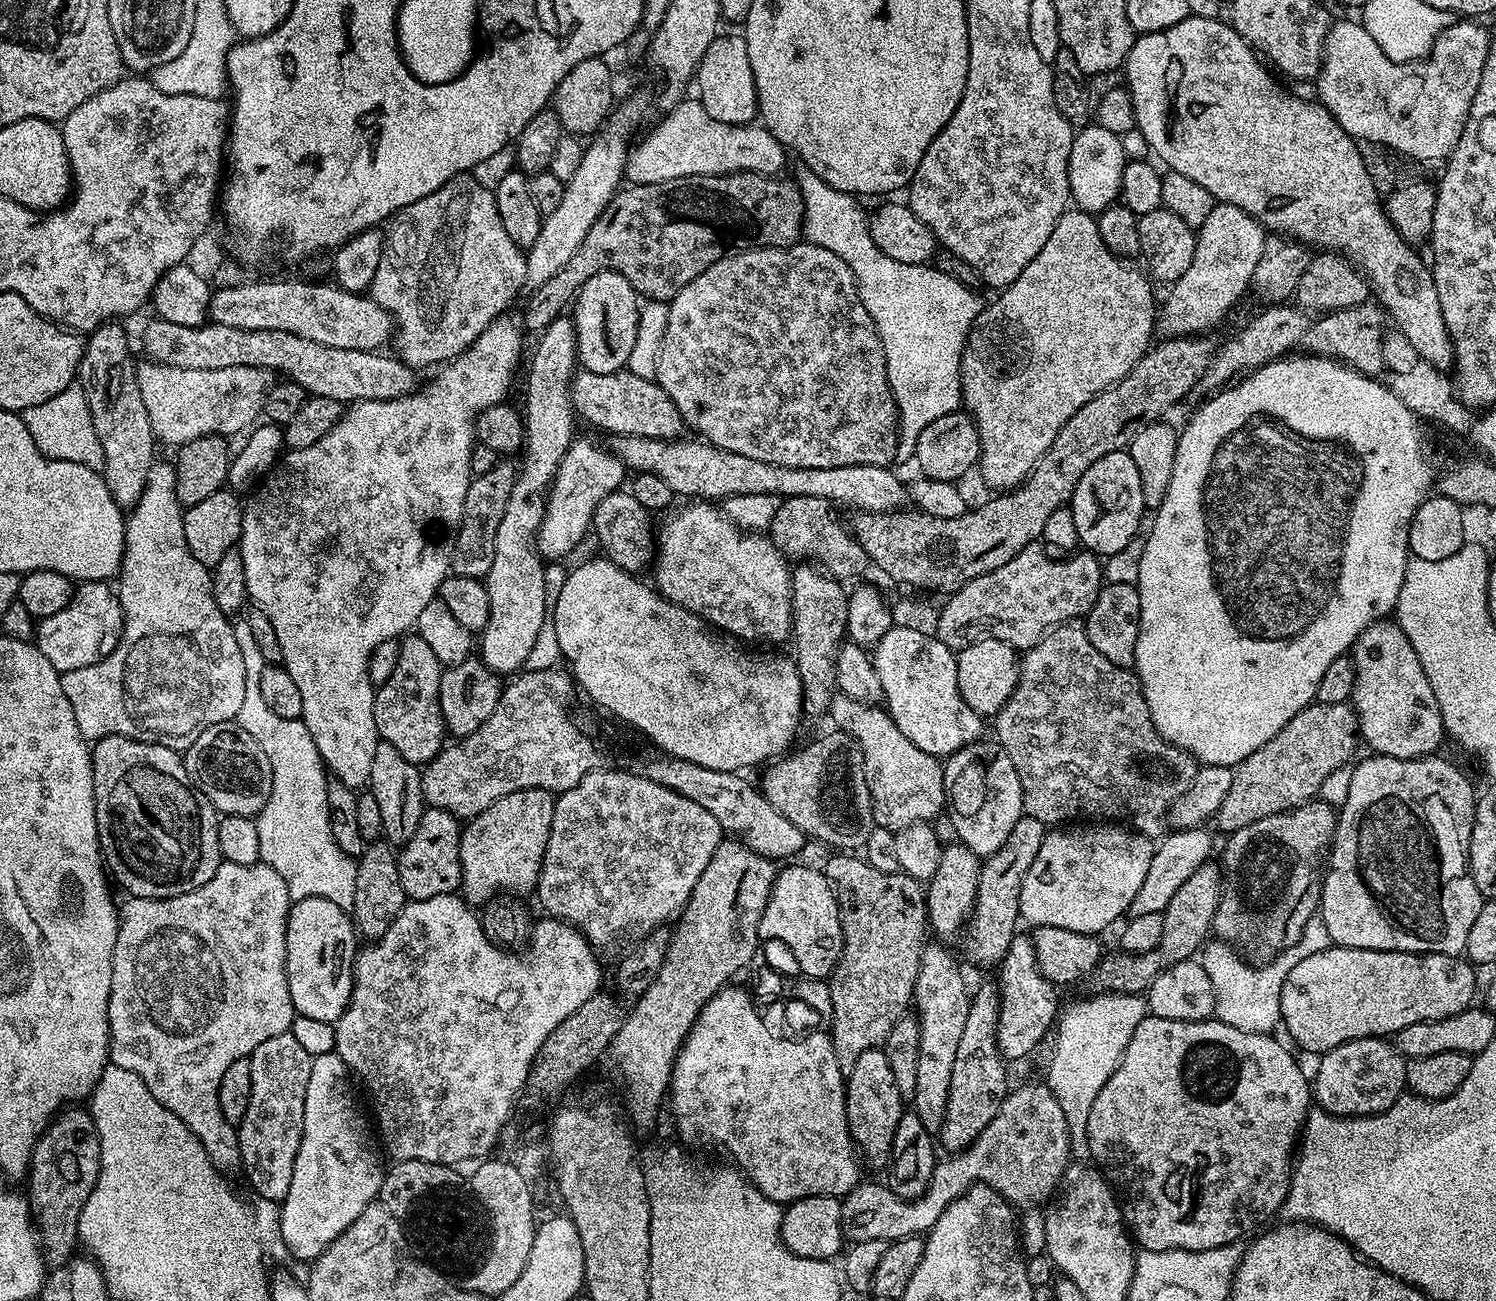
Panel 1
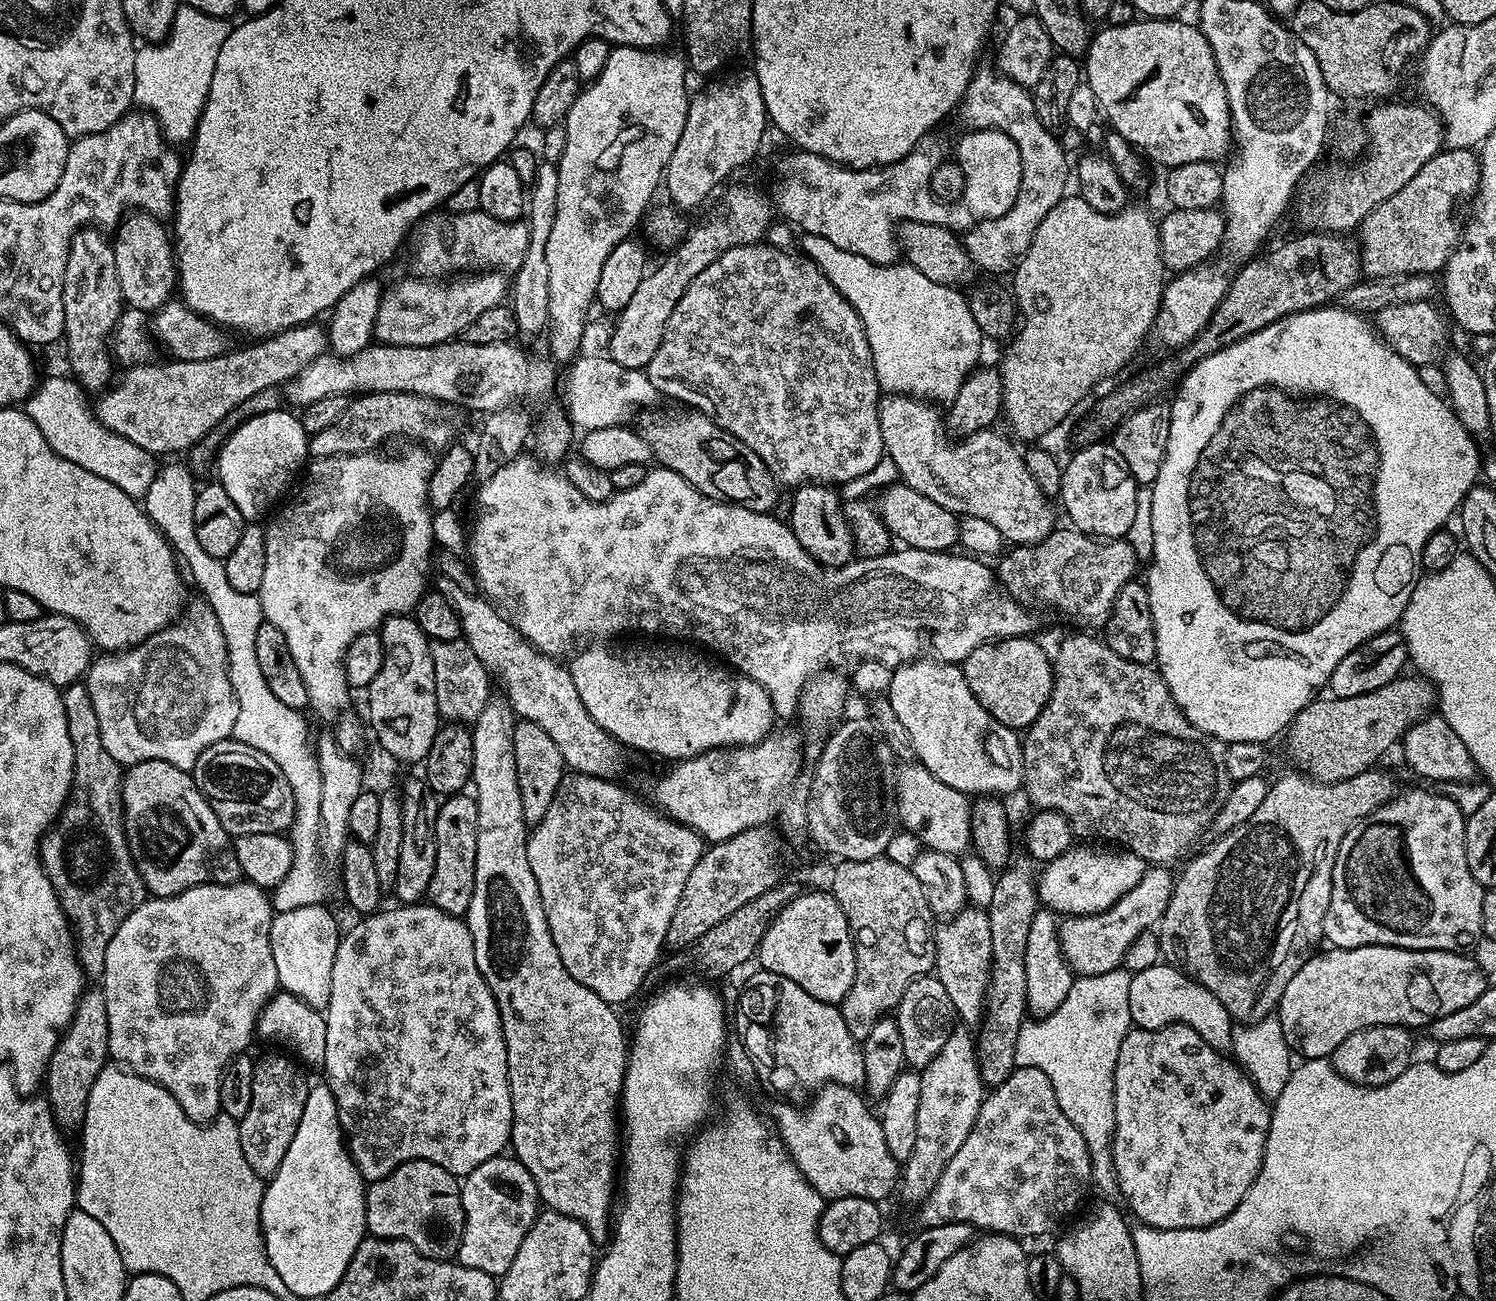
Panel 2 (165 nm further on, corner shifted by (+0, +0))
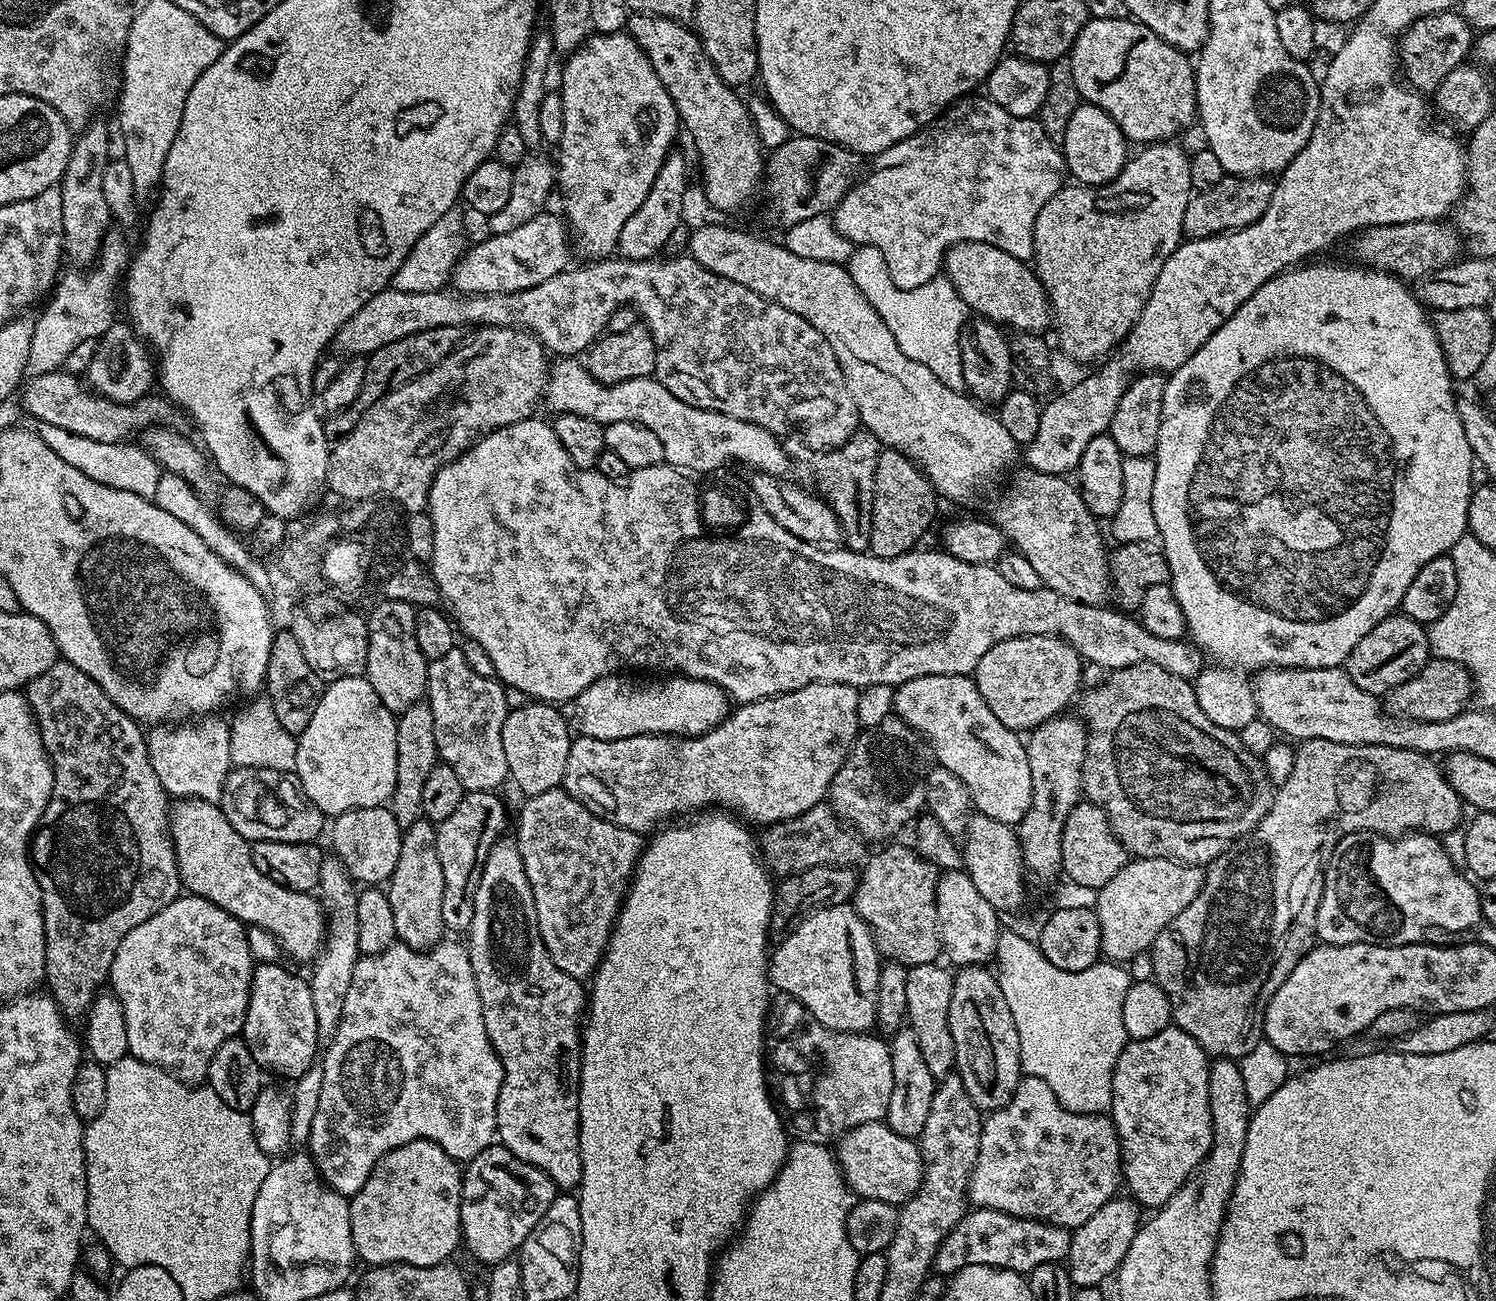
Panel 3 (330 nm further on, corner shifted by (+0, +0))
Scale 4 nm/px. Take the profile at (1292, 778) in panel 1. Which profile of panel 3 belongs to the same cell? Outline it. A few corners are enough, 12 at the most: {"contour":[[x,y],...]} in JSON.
{"contour":[[1432,658],[1389,690],[1402,720],[1446,722],[1465,711],[1472,674]]}

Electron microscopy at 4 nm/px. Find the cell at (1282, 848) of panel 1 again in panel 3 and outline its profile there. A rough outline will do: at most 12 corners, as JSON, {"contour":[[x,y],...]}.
{"contour":[[1326,738],[1154,938],[1171,1023],[1262,1042],[1341,838],[1452,832],[1431,755]]}

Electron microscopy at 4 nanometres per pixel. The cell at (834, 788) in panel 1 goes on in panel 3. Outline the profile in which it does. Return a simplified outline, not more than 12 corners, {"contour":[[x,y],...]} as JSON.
{"contour":[[901,716],[856,737],[828,787],[865,841],[925,807],[930,749]]}

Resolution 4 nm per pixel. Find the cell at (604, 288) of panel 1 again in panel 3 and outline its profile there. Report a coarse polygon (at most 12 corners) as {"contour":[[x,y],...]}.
{"contour":[[669,152],[618,252],[653,259],[684,216],[688,160]]}

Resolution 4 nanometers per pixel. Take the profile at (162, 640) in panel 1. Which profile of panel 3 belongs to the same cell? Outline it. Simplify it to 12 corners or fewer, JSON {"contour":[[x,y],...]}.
{"contour":[[208,714],[147,733],[172,798],[219,801],[230,728]]}

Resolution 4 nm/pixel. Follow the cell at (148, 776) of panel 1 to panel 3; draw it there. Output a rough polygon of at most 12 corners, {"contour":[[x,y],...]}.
{"contour":[[180,798],[180,883],[292,960],[324,943],[319,899],[258,871],[219,803]]}

